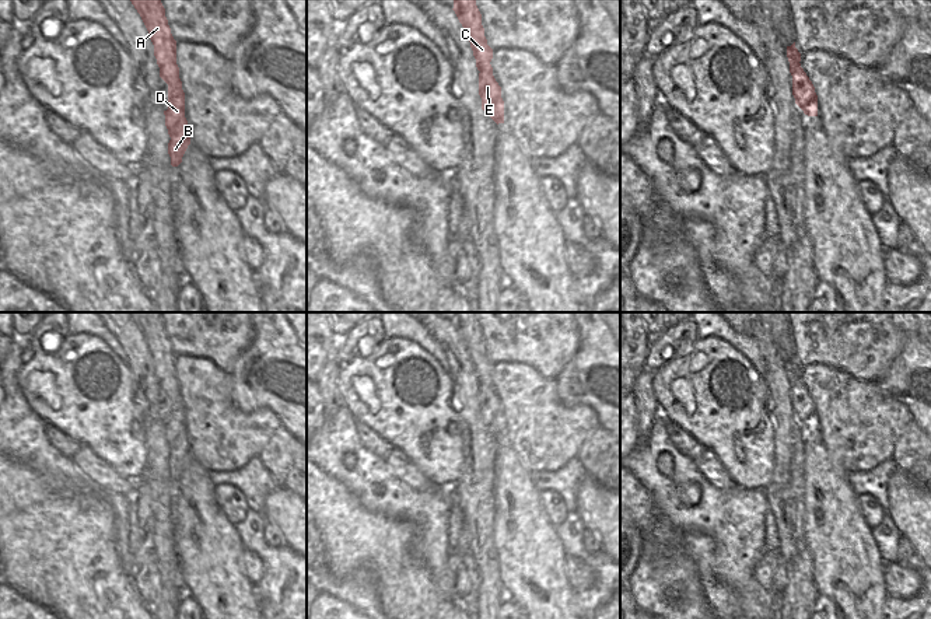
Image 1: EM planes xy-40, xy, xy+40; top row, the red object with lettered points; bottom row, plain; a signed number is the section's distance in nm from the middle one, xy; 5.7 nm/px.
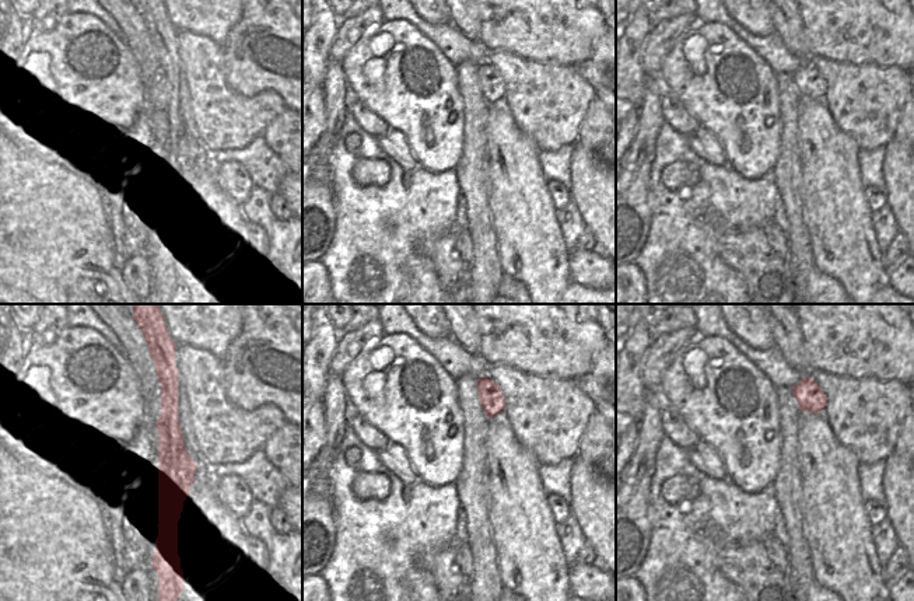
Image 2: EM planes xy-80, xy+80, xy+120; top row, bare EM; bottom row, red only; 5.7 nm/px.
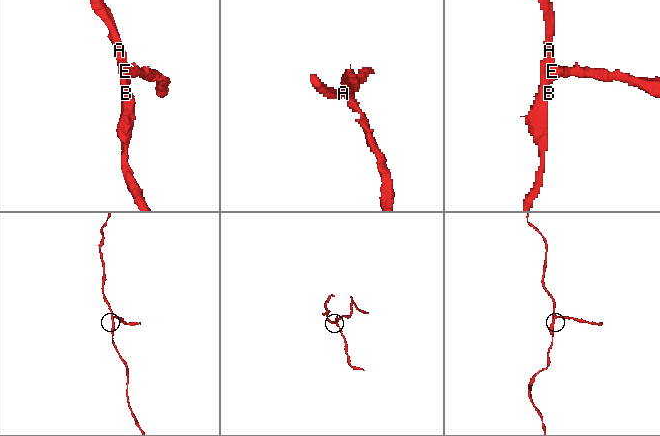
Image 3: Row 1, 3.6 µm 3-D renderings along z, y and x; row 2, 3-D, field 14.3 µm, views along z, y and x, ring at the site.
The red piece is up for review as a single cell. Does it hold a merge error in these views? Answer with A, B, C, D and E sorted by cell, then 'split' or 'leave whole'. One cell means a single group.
A B C D / E | split

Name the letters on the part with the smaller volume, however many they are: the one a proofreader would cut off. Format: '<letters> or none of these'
E

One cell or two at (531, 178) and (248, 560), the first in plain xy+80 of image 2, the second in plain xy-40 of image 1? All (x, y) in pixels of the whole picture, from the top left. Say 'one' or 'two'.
two

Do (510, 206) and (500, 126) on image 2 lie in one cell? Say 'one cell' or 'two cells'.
one cell

